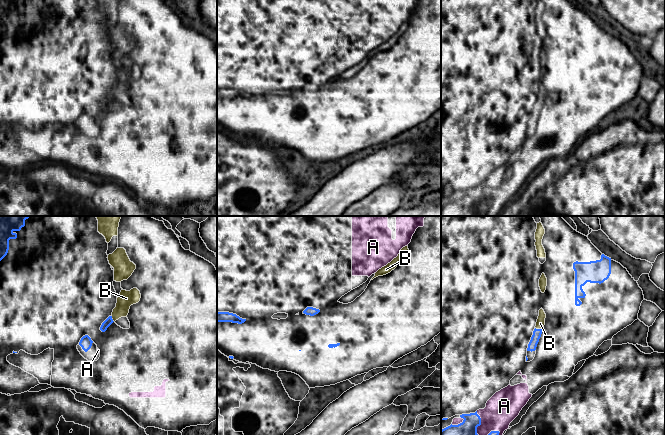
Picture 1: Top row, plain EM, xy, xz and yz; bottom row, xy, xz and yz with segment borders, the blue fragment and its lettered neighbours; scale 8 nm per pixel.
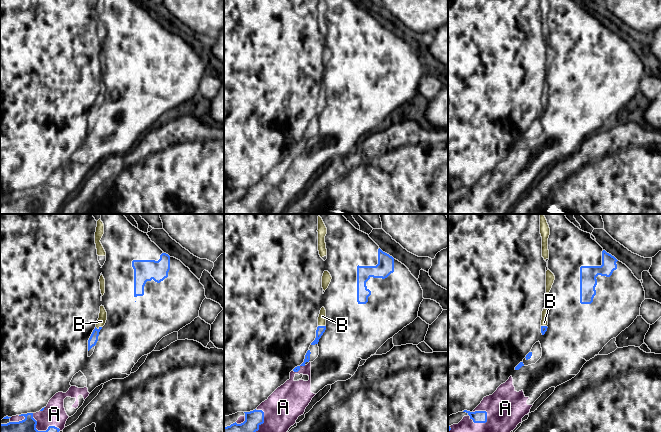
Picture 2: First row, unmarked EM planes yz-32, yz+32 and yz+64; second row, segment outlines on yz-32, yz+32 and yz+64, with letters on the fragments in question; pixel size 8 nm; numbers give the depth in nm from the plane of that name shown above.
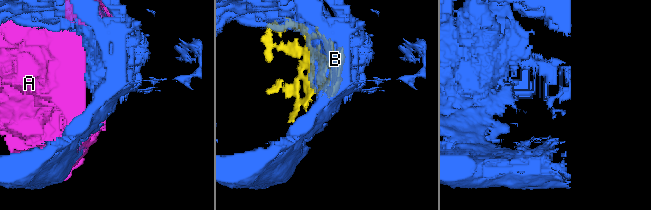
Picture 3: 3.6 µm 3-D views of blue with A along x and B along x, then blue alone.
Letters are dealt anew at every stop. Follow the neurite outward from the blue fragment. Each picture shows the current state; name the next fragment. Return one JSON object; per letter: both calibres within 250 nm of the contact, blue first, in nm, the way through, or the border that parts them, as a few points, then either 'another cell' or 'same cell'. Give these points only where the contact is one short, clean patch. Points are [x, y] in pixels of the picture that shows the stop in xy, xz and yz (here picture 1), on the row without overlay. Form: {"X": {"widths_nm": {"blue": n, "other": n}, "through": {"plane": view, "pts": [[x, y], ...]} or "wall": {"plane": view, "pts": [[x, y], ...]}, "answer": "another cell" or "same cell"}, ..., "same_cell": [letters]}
{"A": {"widths_nm": {"blue": 240, "other": 60}, "answer": "same cell"}, "B": {"widths_nm": {"blue": 70, "other": 70}, "answer": "same cell"}, "same_cell": ["A", "B"]}

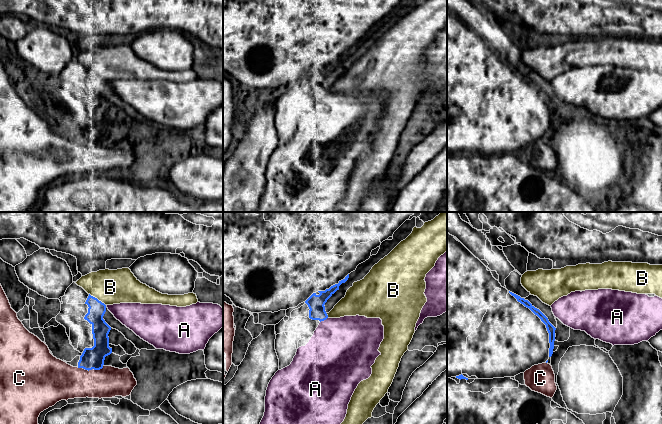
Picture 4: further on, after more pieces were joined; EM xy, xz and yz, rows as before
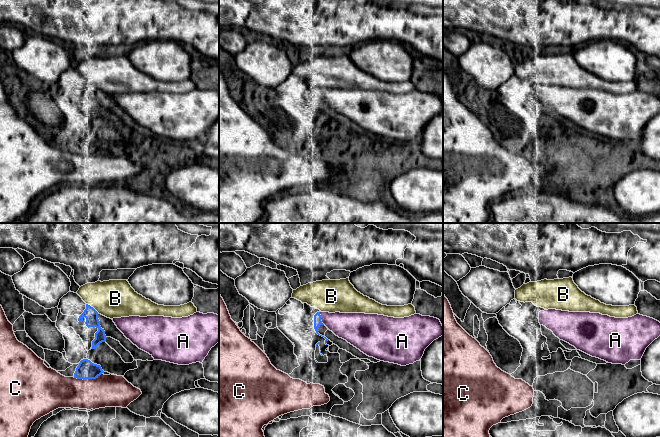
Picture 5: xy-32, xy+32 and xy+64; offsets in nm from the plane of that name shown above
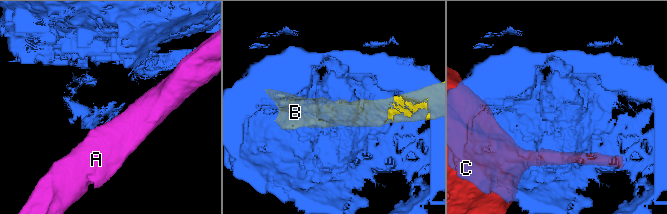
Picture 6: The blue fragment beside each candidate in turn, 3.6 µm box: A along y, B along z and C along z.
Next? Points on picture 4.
{"A": {"widths_nm": {"blue": 130, "other": 460}, "wall": {"plane": "xz", "pts": [[327, 93], [320, 98]]}, "answer": "another cell"}, "B": {"widths_nm": {"blue": 140, "other": 280}, "wall": {"plane": "xy", "pts": [[89, 69], [105, 81]]}, "answer": "another cell"}, "C": {"widths_nm": {"blue": 180, "other": 300}, "answer": "another cell"}, "same_cell": []}

